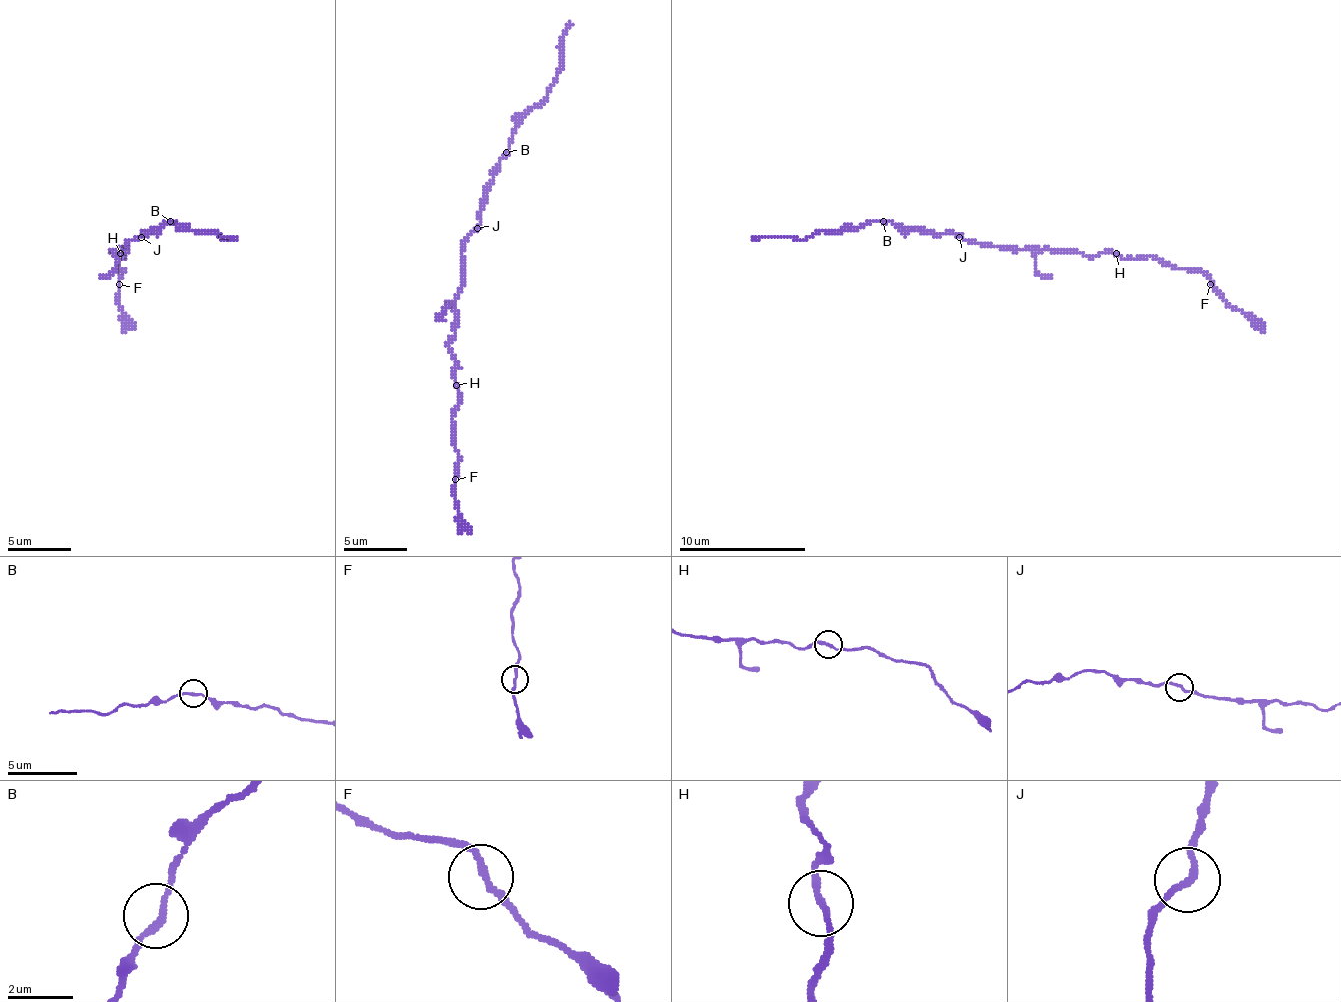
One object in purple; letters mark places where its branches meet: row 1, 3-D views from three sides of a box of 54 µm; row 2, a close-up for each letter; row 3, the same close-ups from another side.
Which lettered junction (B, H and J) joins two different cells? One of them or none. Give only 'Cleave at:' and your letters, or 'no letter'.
Cleave at: H

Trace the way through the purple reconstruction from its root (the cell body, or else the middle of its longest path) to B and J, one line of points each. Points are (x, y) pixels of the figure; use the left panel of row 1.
B: (125, 246), (141, 234), (154, 230), (164, 221), (170, 221)
J: (125, 246), (141, 237)

